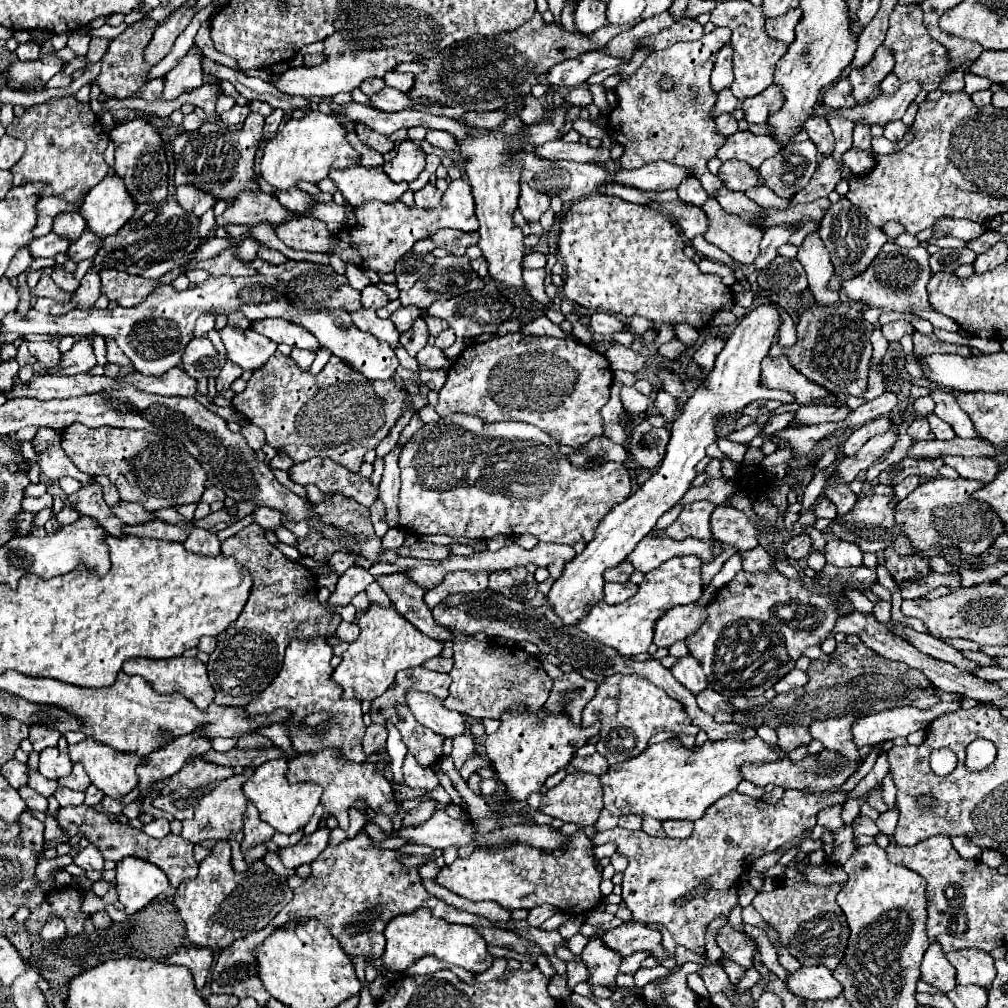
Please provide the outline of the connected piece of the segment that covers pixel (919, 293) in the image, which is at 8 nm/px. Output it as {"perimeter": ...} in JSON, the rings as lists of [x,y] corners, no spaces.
{"perimeter":[[[923,246],[879,254],[865,274],[845,280],[845,292],[849,300],[863,302],[867,308],[881,308],[883,312],[909,312],[909,308],[929,310],[927,300],[927,282],[931,278],[929,252]]]}

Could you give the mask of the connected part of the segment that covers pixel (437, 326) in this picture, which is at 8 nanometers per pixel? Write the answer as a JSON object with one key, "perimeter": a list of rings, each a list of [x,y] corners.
{"perimeter":[[[425,312],[421,314],[423,316],[423,320],[427,322],[427,326],[429,326],[429,332],[431,332],[431,336],[437,336],[441,330],[447,330],[447,324],[441,320],[441,318],[433,318],[433,316],[425,316]]]}

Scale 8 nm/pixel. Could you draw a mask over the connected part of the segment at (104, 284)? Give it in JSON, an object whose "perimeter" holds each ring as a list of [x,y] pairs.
{"perimeter":[[[101,270],[101,292],[109,300],[117,300],[121,306],[139,304],[153,292],[155,284],[155,280],[121,274],[119,270]]]}

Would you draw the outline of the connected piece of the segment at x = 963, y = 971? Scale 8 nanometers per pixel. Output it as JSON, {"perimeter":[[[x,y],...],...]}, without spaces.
{"perimeter":[[[967,948],[967,950],[949,952],[947,960],[957,970],[957,984],[961,984],[961,986],[975,984],[975,986],[989,990],[989,986],[995,978],[995,966],[993,966],[991,954]]]}

